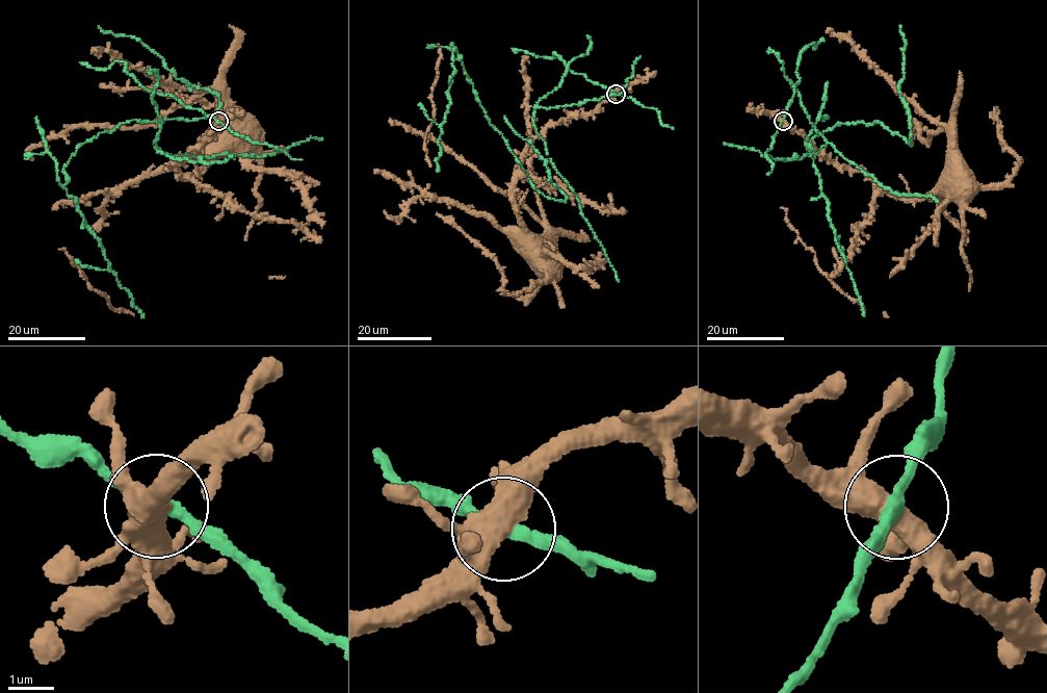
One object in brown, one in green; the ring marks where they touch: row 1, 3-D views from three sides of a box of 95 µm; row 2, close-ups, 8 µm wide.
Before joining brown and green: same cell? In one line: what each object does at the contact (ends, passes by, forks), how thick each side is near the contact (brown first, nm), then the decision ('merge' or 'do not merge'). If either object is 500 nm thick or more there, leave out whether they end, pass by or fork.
brown forks; green passes by; calibres 440 and 280 nm; do not merge

